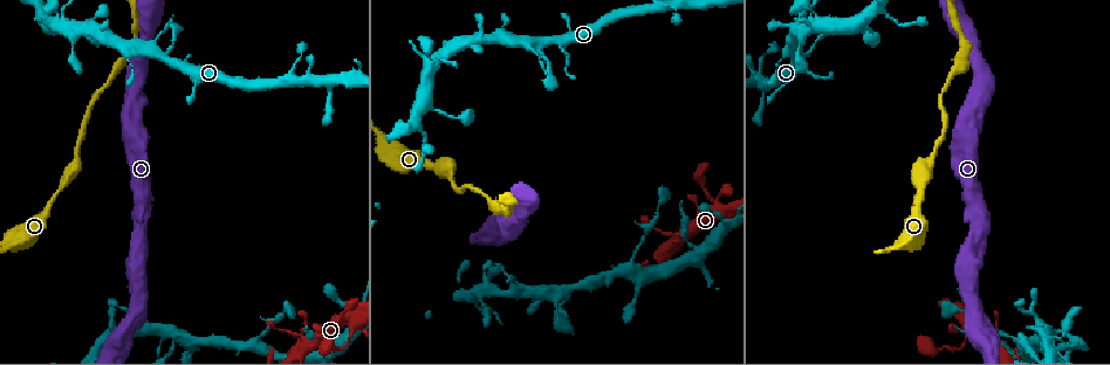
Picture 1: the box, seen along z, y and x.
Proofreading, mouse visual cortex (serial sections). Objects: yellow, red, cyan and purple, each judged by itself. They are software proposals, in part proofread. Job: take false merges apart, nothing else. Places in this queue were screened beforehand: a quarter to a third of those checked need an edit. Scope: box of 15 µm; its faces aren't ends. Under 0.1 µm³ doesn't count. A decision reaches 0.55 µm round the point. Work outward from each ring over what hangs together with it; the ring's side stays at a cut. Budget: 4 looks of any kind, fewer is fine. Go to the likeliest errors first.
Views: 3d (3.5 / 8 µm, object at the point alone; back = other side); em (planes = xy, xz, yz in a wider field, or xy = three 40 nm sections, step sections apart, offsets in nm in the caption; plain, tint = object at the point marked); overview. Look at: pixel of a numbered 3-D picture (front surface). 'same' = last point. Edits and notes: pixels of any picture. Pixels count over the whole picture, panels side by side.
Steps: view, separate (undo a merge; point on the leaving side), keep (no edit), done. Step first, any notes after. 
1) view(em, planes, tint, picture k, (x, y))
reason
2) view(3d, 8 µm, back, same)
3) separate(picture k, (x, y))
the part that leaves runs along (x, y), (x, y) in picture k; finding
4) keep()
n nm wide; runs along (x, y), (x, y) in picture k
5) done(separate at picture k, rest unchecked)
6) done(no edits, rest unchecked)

view(em, planes, tint, picture 1, (727, 214))
sharp bend

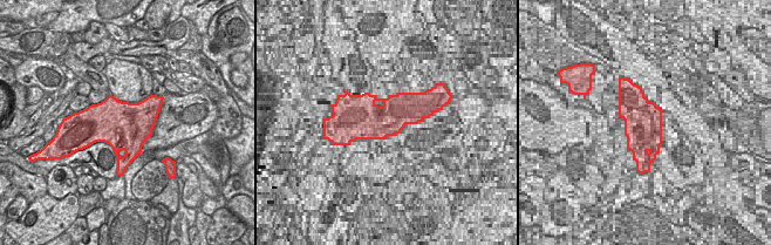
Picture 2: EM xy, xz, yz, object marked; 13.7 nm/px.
view(3d, 3.5 µm, same)

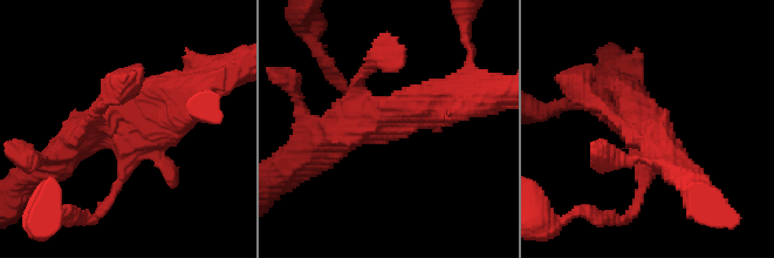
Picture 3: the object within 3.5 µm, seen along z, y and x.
keep()
runs along (666, 156), (636, 206) in picture 3; continuous, no second cell

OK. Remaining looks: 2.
view(3d, 3.5 µm, picture 1, (951, 4))
sharp bend

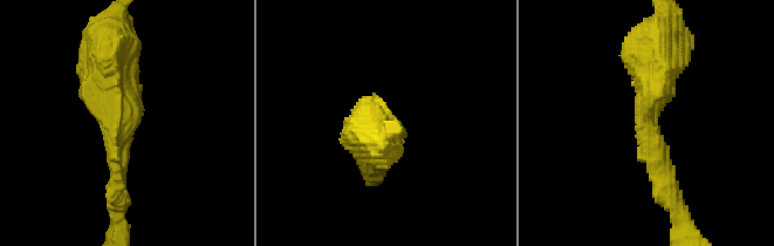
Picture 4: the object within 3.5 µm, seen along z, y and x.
view(em, xy, step 1, tint, picture 4, (112, 128))

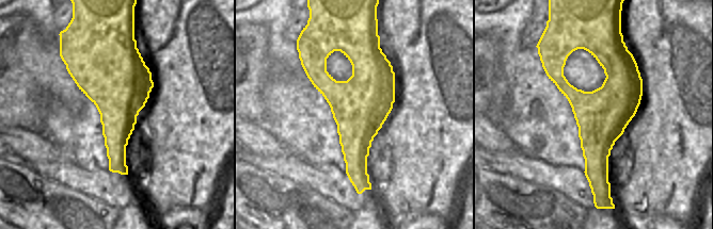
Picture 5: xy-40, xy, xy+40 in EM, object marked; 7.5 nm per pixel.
keep()
runs along (115, 206), (115, 95), (97, 88) in picture 4; all the same cell

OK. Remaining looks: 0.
done(no edits, rest unchecked)

